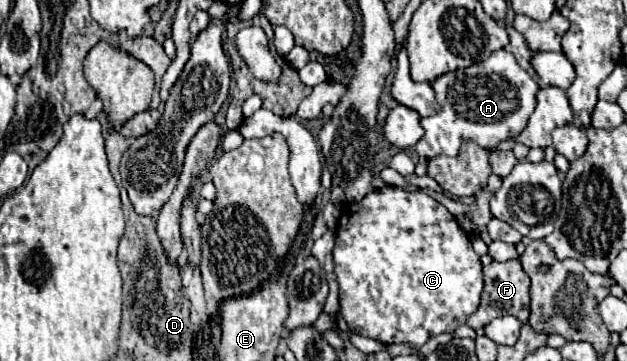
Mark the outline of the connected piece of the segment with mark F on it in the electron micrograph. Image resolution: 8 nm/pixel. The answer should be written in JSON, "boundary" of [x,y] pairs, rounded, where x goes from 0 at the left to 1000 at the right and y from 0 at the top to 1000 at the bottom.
{"boundary":[[[817,717],[807,729],[785,723],[785,729],[772,734],[769,839],[766,839],[762,861],[746,884],[746,900],[762,917],[762,911],[772,911],[785,884],[801,878],[801,873],[826,878],[833,895],[842,889],[842,878],[845,878],[845,817],[842,817],[842,806],[845,806],[845,767],[836,756],[826,717]]]}

